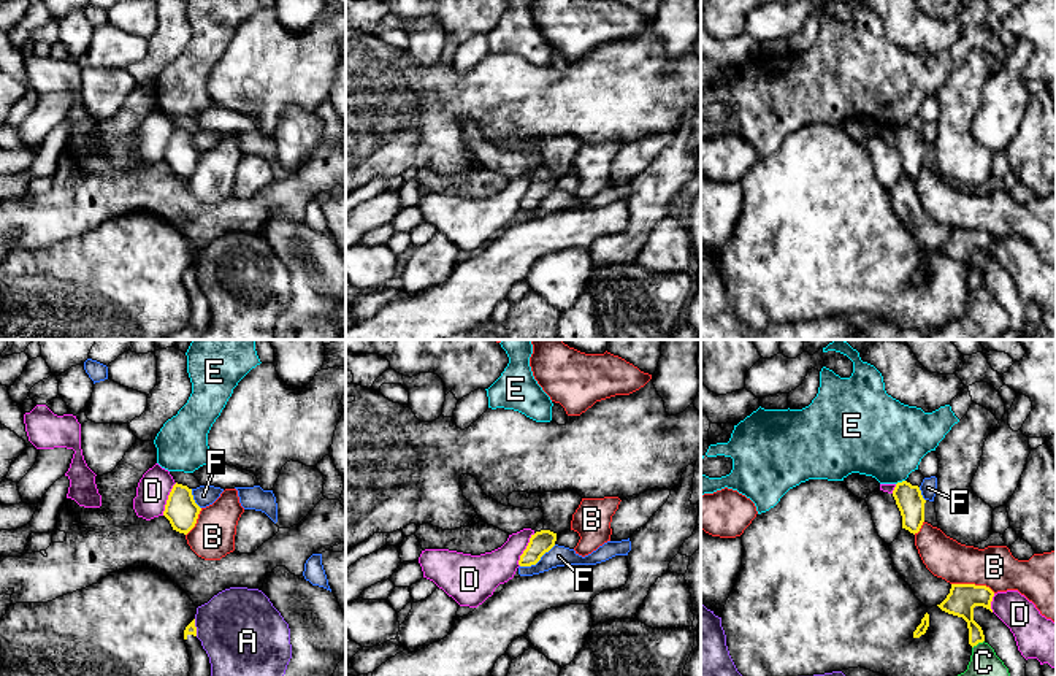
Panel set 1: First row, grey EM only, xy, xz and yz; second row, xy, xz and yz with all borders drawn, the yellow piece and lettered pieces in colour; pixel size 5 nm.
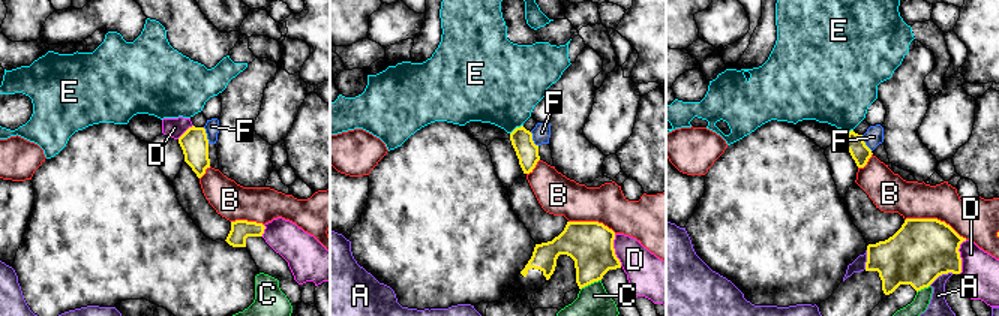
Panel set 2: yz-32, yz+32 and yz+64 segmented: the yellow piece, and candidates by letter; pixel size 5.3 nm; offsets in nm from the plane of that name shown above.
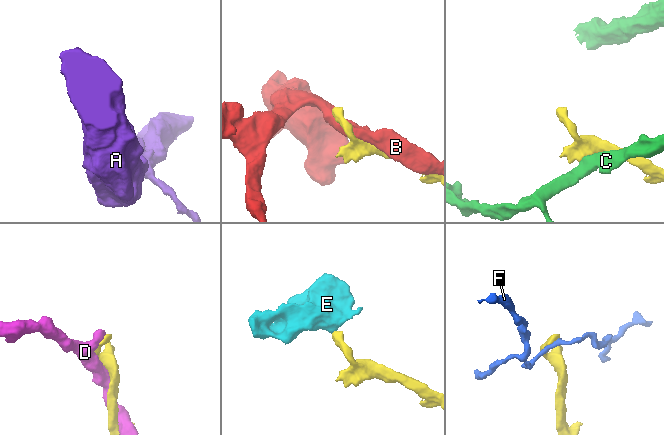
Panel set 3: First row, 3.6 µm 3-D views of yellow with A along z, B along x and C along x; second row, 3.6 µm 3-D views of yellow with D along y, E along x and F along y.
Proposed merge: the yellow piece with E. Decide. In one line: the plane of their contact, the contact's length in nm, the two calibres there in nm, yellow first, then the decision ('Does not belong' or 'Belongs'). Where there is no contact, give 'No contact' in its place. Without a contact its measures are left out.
Touches yellow in yz. Shared border 50 nm. Thickness 140 nm (yellow) against 400 nm. Does not belong

